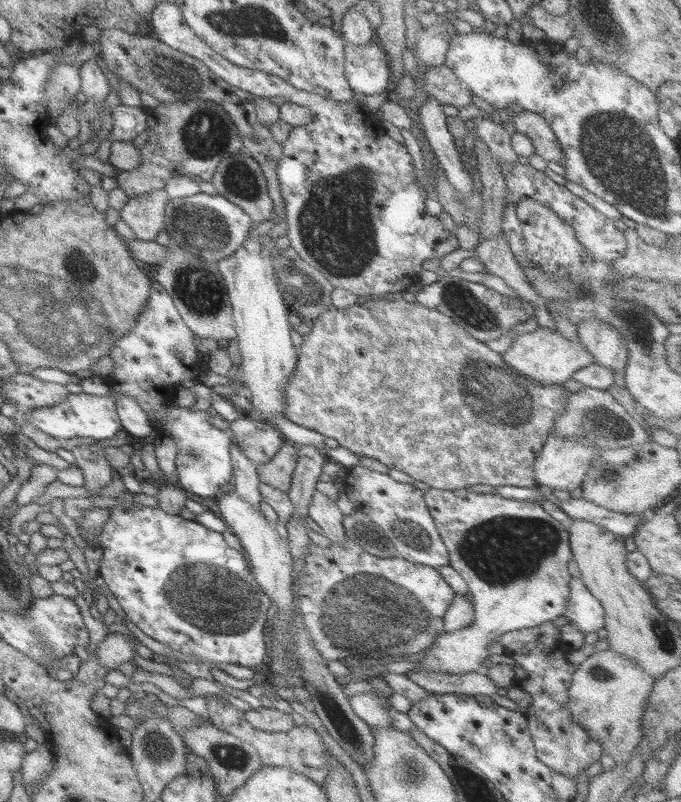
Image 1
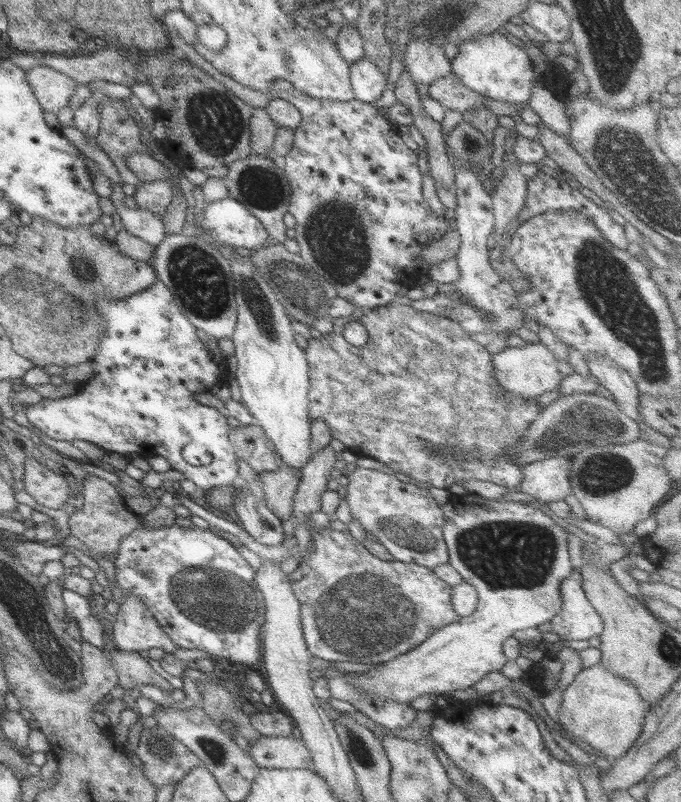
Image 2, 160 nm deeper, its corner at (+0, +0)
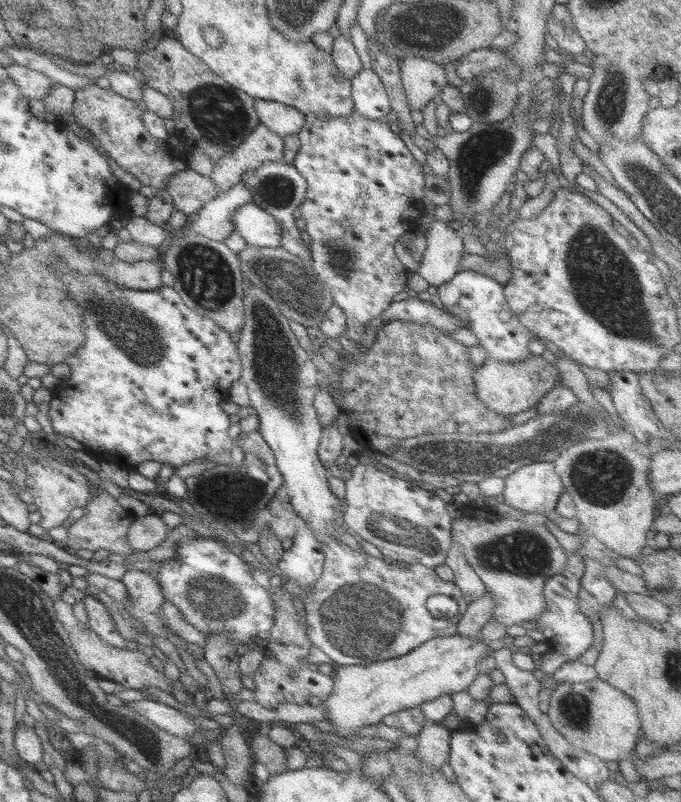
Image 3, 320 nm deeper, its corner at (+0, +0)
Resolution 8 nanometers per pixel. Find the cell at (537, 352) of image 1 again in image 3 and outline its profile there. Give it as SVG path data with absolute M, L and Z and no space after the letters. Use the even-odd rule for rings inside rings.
M532 355L519 362L494 362L485 358L473 373L475 398L487 409L500 416L511 417L529 407L555 386L558 371L540 356Z

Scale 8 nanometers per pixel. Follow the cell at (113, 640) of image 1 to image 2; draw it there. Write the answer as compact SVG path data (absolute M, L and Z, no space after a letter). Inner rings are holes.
M122 595L119 611L112 618L111 640L115 650L138 653L139 650L159 648L171 653L179 649L135 596Z

